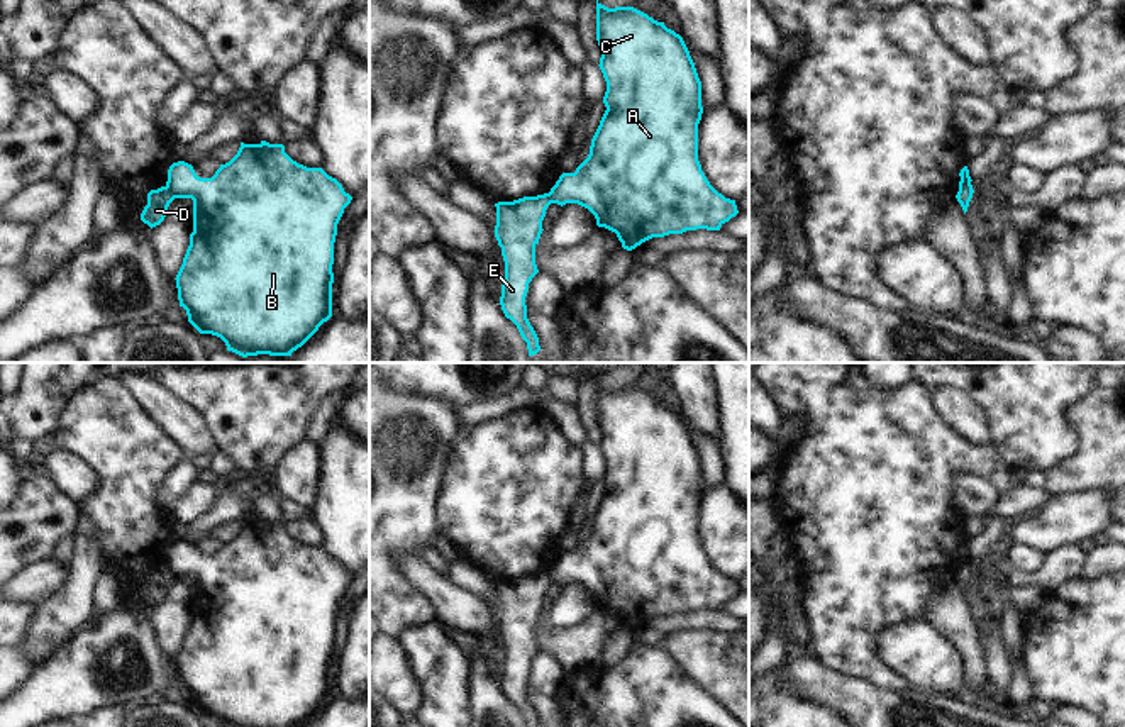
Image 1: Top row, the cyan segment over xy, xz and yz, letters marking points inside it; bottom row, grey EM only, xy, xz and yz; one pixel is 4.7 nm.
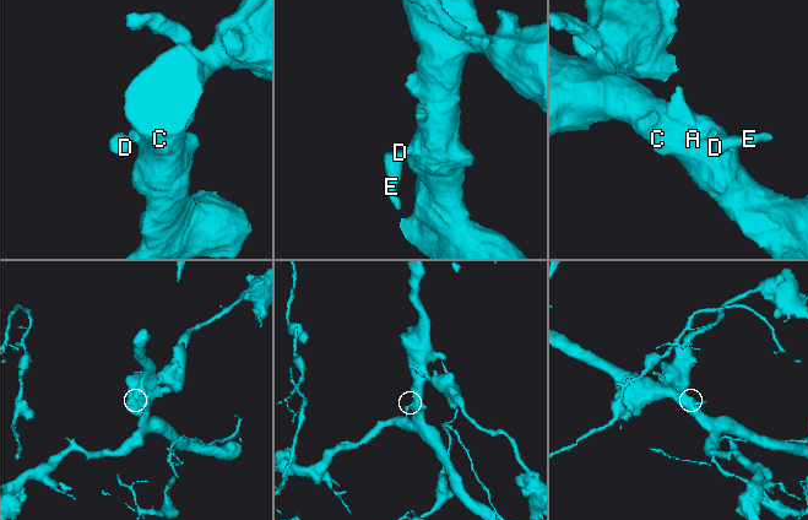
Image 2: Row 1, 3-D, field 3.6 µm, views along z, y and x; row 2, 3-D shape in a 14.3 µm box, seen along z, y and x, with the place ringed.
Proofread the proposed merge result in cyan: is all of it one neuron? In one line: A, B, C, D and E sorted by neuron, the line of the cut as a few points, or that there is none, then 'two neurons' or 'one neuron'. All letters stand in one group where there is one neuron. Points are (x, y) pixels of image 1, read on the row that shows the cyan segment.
A B C / D E; cut in xy along (166, 185), (175, 197); two neurons

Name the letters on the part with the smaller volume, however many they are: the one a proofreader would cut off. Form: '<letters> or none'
D, E

